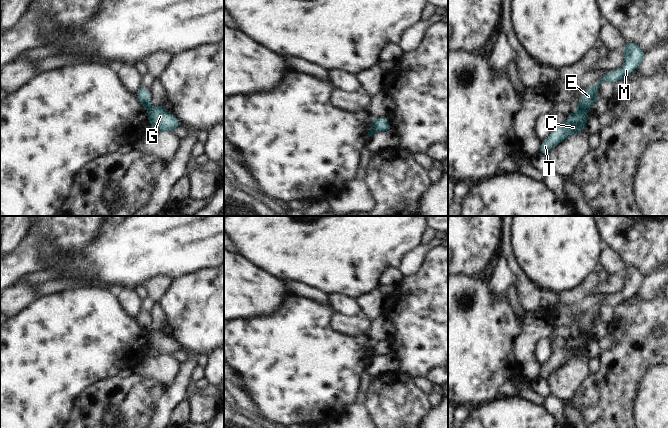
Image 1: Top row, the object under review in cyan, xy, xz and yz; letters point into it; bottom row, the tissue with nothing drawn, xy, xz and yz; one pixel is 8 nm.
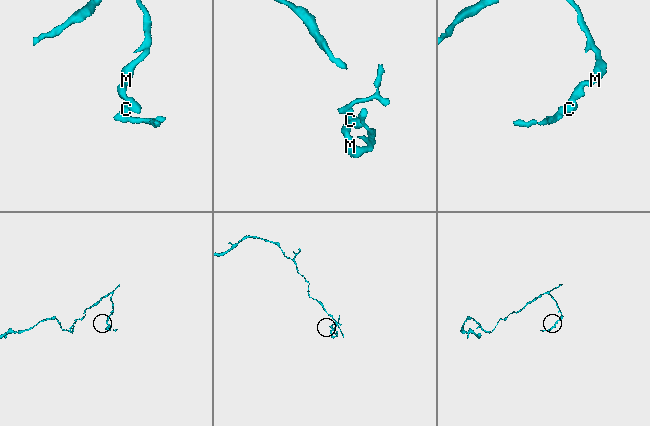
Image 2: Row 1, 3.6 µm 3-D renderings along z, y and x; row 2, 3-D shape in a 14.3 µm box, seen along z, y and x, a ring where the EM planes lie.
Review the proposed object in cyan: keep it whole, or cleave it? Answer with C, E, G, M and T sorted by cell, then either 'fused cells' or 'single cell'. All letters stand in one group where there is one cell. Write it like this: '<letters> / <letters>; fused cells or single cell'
C G T / E M; fused cells

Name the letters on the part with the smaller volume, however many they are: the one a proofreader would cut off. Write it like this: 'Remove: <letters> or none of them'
Remove: C, G, T

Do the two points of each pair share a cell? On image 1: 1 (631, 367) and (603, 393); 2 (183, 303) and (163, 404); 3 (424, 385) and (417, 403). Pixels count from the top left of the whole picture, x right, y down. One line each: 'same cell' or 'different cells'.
1: same cell
2: same cell
3: different cells

